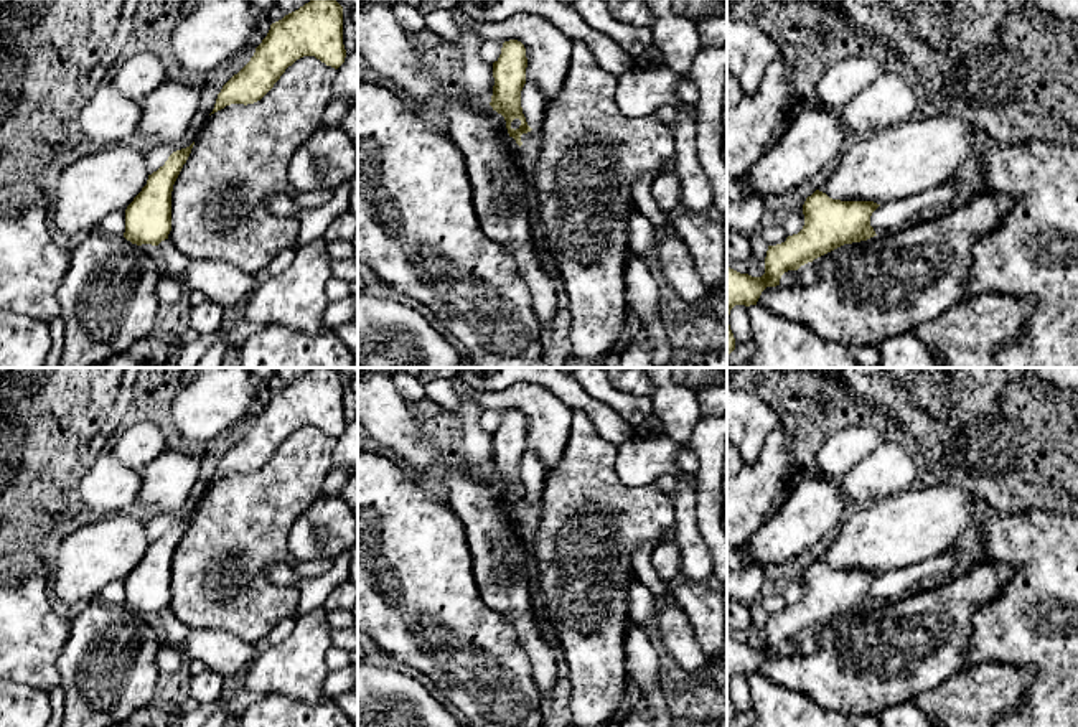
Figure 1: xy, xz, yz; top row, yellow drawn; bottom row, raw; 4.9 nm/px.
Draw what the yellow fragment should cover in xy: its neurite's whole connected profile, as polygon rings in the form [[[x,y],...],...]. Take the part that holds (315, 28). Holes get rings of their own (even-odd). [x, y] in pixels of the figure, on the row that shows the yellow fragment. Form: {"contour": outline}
{"contour": [[[310,0],[298,10],[272,23],[251,61],[223,86],[211,114],[231,104],[247,106],[260,101],[280,79],[285,69],[303,56],[315,56],[335,69],[344,63],[343,7],[336,0]]]}

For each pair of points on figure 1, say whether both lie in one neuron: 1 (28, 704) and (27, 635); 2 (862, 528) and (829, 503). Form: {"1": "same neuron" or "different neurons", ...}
{"1": "different neurons", "2": "different neurons"}

